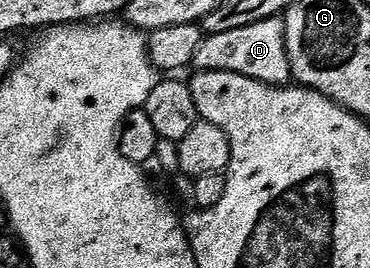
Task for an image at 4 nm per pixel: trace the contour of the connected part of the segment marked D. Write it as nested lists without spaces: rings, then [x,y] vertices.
[[[276,17],[233,29],[229,33],[207,35],[195,54],[194,66],[199,69],[232,71],[245,77],[253,77],[270,87],[285,87],[292,82],[291,66],[287,56],[285,25],[283,19]]]

